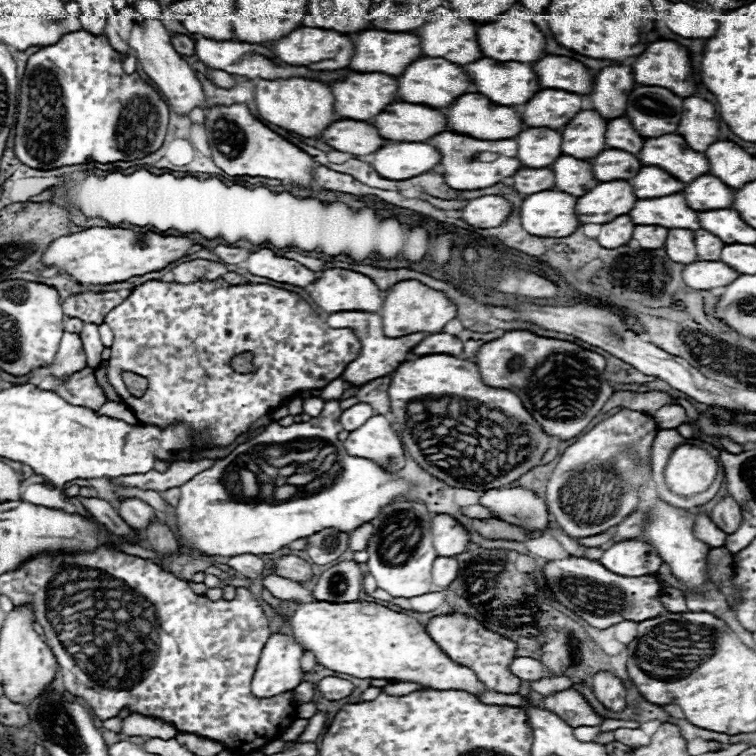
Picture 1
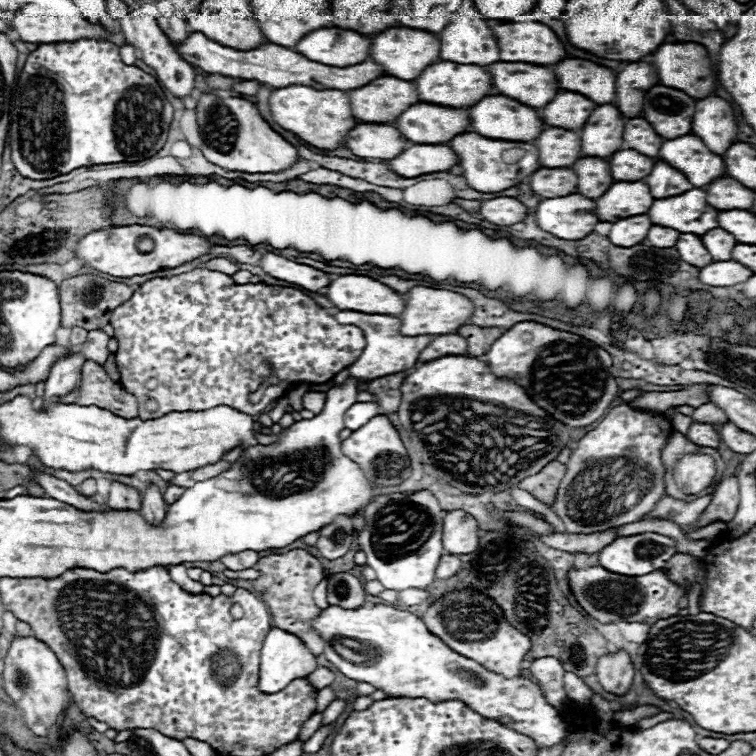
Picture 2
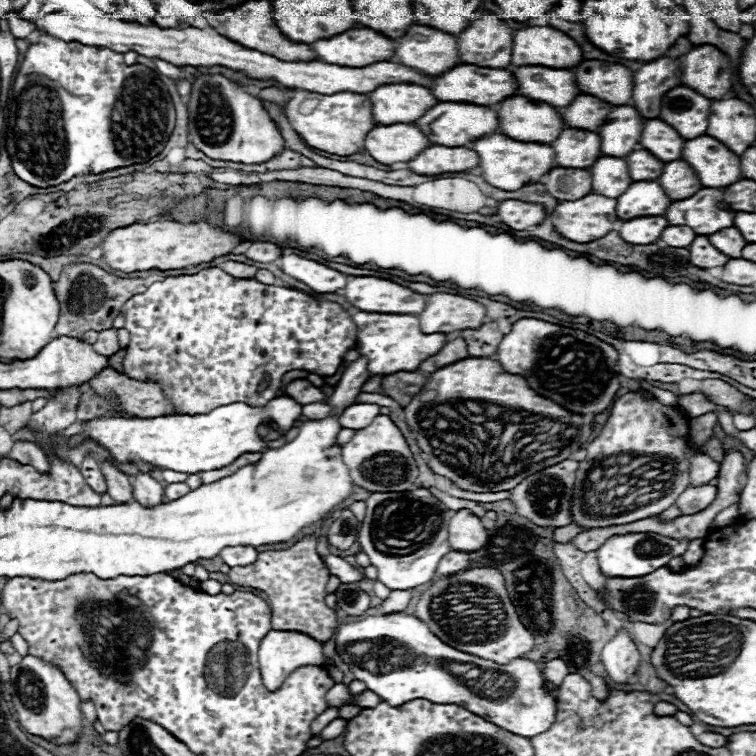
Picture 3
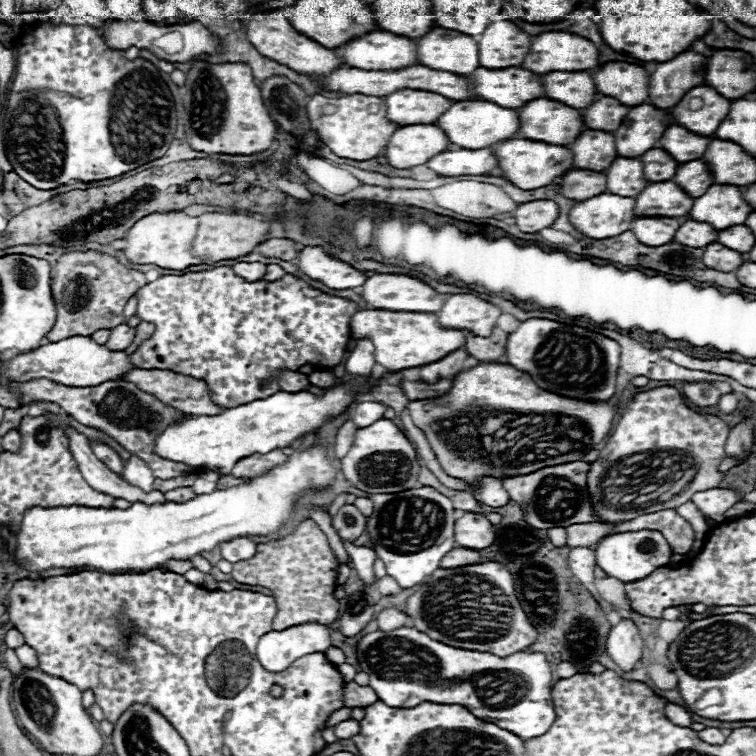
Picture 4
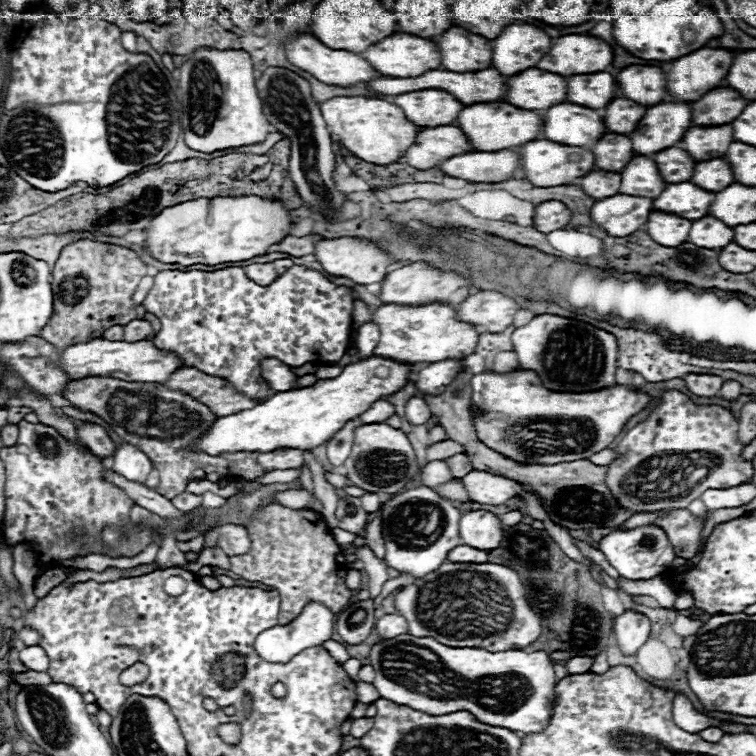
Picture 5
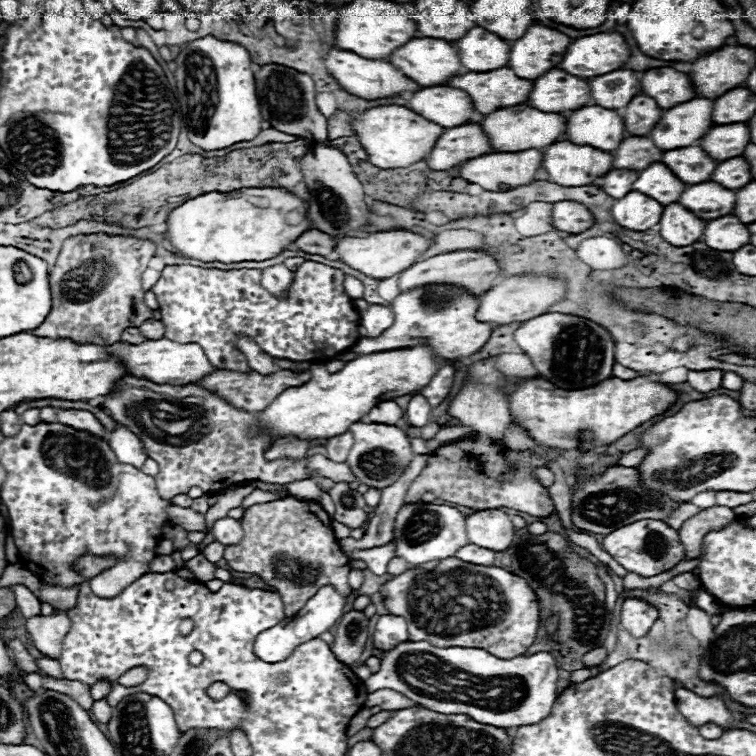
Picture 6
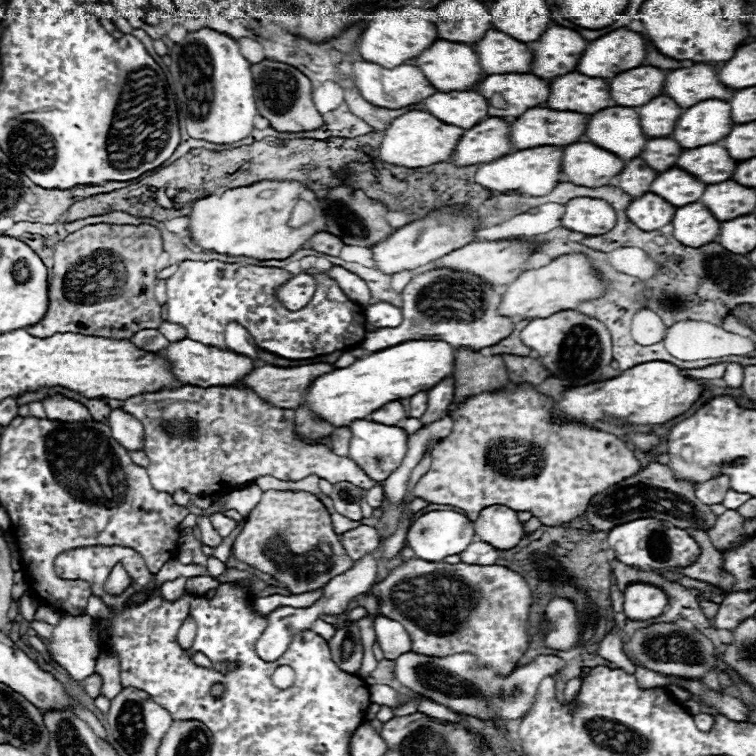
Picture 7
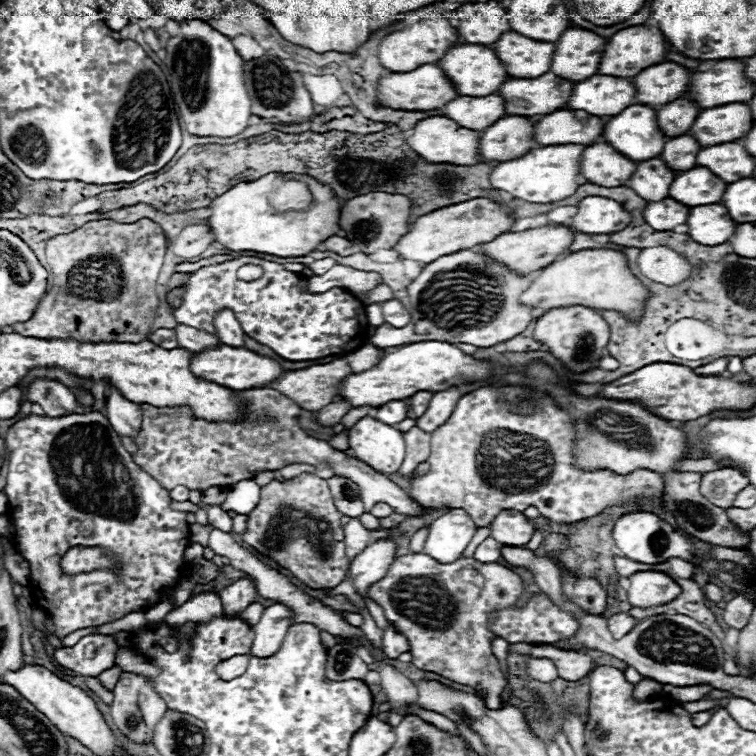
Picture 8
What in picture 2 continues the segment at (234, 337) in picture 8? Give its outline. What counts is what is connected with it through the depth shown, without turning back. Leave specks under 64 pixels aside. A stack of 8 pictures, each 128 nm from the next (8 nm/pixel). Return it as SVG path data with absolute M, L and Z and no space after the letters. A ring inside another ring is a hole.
M306 392L302 396L302 406L314 414L318 414L322 408L324 408L324 400L326 400L326 394L324 392Z

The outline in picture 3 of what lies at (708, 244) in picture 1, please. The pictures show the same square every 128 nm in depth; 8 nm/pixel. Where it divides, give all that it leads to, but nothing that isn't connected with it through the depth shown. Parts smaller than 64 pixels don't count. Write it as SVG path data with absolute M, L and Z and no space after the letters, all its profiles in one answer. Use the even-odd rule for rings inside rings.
M724 228L722 232L714 232L714 236L708 236L714 248L718 248L722 254L730 258L740 258L742 248L746 246L746 240L742 240L742 234L738 228Z

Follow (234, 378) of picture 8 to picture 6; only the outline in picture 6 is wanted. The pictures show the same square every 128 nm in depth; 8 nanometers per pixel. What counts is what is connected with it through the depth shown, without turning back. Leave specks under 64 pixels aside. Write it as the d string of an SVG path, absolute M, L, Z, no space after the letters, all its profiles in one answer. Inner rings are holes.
M160 338L160 340L148 340L144 344L138 344L138 346L132 346L132 344L112 344L108 346L108 352L112 354L118 354L124 364L128 366L128 372L132 372L134 376L138 378L146 378L146 380L152 380L156 384L172 384L172 386L184 386L184 384L194 384L198 380L202 380L206 374L212 374L216 372L218 368L214 368L210 364L210 360L206 358L204 350L194 344L194 342L188 342L188 344L178 344L178 342L172 342L168 338Z

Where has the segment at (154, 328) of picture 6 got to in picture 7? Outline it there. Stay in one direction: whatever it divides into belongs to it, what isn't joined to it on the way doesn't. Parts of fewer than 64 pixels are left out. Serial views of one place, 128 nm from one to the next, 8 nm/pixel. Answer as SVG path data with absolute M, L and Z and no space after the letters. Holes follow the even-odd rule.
M164 320L158 330L160 330L160 332L164 334L164 338L170 340L170 342L178 342L178 340L188 338L188 332L186 332L180 324L172 324L172 322L168 322L168 320Z

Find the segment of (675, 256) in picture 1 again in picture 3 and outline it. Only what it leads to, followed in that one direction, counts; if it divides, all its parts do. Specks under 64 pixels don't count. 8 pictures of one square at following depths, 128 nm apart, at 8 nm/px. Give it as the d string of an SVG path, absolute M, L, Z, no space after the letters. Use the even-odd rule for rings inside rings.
M698 236L690 246L690 262L698 268L716 268L724 266L730 258L722 252L718 252L706 236Z

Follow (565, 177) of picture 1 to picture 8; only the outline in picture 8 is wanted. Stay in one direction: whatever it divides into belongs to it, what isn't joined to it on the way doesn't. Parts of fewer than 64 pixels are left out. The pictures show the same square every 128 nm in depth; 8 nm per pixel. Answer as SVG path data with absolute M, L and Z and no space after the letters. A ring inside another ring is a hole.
M692 168L688 172L678 172L672 186L670 186L670 198L694 208L694 206L706 206L716 204L722 200L728 184L720 180L716 174L712 174L708 168Z

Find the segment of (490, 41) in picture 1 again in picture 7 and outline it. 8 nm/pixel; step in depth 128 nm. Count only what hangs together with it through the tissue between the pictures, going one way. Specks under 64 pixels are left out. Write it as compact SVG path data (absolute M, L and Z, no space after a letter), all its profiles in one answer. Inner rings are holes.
M618 28L588 44L578 64L578 72L594 78L614 78L620 72L642 66L644 58L644 36L628 28Z

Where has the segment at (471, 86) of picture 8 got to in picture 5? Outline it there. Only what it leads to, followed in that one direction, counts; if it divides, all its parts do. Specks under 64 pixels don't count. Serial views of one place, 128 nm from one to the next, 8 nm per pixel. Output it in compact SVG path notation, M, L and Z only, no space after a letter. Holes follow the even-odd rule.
M404 32L384 38L360 56L384 76L422 76L430 70L442 68L442 58L436 42Z

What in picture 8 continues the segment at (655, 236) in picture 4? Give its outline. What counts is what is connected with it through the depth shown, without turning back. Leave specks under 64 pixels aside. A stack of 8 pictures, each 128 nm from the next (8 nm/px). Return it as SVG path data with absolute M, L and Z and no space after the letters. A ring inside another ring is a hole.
M722 204L692 208L686 224L690 228L690 238L704 246L724 244L736 230L736 222L726 216L726 208L722 208Z

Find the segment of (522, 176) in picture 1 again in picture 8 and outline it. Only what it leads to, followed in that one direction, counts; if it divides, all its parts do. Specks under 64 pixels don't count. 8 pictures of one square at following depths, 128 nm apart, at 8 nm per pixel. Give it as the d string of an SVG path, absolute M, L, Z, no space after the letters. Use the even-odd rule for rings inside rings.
M660 158L638 162L634 176L626 182L638 196L648 202L658 202L670 198L670 184L676 172Z

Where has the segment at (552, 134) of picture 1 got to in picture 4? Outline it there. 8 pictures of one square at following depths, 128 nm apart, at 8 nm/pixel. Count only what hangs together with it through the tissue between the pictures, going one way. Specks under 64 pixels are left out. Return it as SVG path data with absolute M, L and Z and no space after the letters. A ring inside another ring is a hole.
M602 130L582 132L582 136L568 148L574 154L574 166L582 170L604 172L618 158L614 136Z

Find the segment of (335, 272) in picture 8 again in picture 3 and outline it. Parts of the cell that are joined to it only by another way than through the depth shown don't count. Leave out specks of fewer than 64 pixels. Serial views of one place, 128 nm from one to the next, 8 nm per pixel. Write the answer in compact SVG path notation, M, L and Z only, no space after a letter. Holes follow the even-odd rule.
M228 260L228 262L224 262L224 272L228 272L234 278L254 278L254 274L258 272L258 268L250 266L250 264Z

